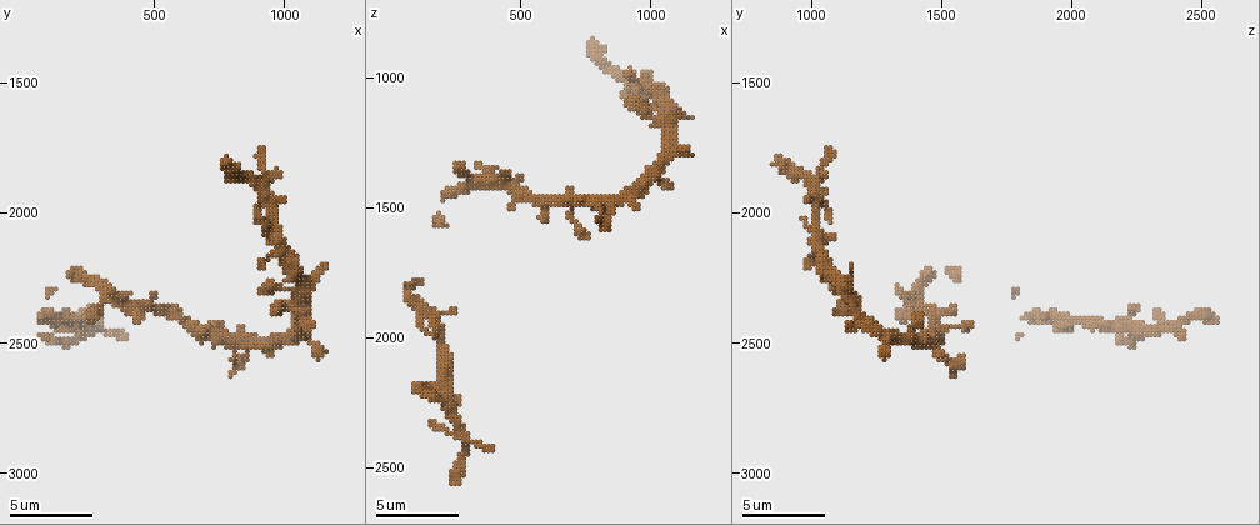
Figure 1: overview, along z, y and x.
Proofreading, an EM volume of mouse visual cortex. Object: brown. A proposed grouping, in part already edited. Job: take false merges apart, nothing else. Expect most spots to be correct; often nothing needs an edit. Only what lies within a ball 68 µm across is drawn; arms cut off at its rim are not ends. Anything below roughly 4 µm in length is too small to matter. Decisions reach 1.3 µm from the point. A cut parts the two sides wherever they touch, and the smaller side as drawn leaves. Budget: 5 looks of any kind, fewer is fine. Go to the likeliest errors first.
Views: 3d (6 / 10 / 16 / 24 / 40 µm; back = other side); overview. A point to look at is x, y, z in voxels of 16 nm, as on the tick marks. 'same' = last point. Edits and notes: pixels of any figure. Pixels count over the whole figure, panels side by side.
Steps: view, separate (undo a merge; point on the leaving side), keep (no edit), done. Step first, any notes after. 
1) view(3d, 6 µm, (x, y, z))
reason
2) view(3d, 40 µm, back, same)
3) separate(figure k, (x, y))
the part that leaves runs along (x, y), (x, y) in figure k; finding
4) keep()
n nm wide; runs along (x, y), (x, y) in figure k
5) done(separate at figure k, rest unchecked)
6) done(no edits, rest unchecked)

view(3d, 6 µm, (970, 2030, 1020))
thin neck

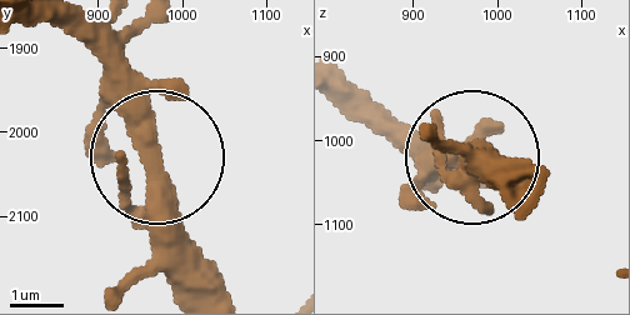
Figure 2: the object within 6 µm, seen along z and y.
keep()
3 arms; continuous, no second cell

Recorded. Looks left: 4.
view(3d, 10 µm, (500, 2380, 1460))

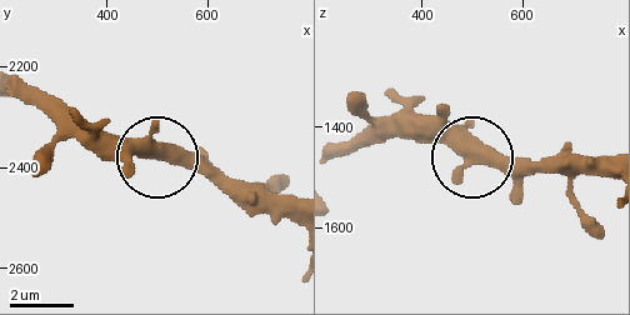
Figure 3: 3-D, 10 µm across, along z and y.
view(3d, 6 µm, (510, 2380, 1450))
zoom in

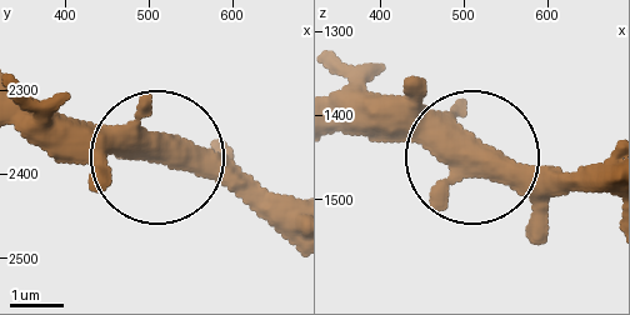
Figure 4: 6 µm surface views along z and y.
keep()
490 nm wide; all the same cell

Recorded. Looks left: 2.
view(3d, 6 µm, (280, 2420, 2440))
narrows sharply

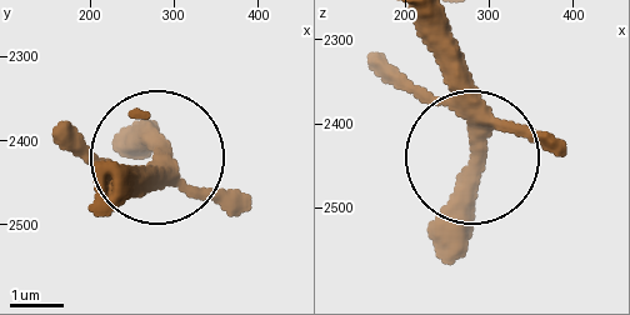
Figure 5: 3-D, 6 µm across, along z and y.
keep()
one cell here

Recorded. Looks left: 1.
done(no edits, rest unchecked)

